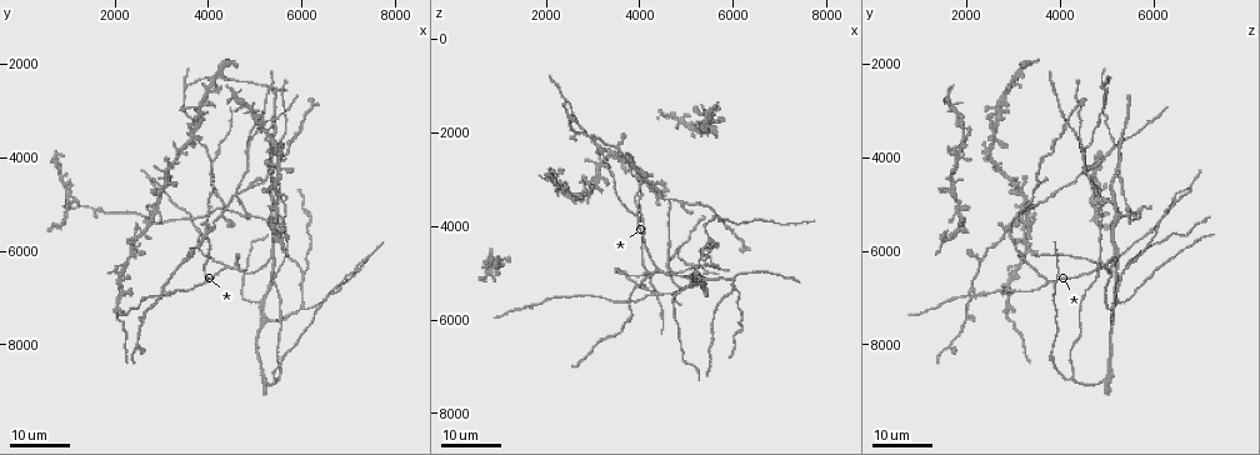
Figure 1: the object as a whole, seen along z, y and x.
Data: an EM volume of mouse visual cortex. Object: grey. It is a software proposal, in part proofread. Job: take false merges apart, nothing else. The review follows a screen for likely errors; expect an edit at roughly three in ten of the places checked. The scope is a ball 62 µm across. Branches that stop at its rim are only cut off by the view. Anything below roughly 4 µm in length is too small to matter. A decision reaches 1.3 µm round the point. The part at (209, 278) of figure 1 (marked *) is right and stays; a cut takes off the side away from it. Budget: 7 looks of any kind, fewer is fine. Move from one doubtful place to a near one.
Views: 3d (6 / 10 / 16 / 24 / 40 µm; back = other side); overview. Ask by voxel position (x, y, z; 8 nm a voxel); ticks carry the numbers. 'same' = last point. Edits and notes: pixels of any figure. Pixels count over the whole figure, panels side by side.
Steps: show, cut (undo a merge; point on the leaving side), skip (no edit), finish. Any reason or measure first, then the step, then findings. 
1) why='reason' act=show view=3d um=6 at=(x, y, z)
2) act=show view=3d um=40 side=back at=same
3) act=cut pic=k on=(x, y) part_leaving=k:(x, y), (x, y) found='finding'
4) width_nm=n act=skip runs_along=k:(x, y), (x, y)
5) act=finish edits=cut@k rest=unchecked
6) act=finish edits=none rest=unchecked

why='two arms in line, one across' act=show view=3d um=16 at=(5350, 6150, 5250)

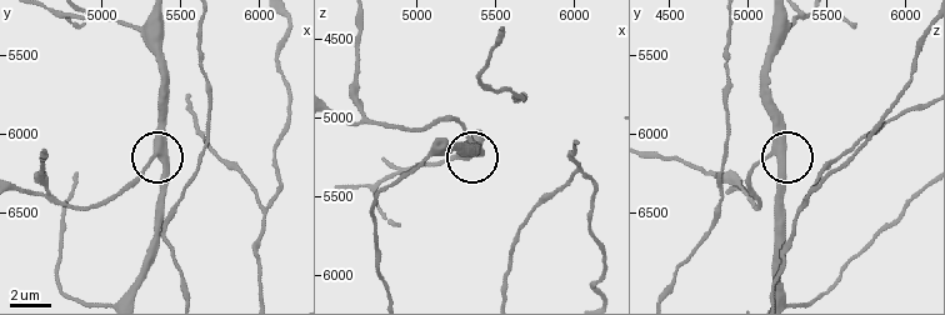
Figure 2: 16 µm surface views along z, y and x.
why='zoom in' act=show view=3d um=10 at=(5400, 6140, 5200)

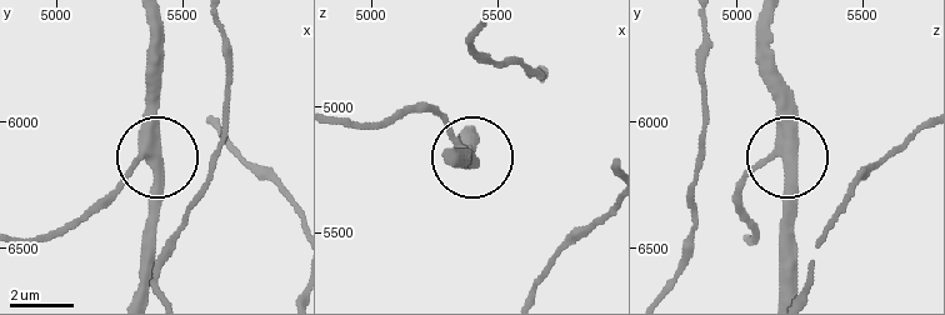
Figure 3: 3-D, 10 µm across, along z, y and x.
act=skip runs_along=3:(28, 241), (76, 225), (154, 153), (156, 75) found='all the same neuron'

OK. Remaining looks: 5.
why='branch point' act=show view=3d um=24 at=(4300, 5050, 5450)

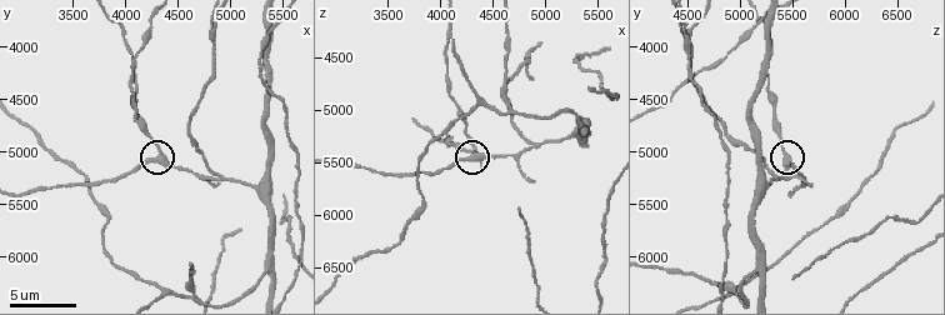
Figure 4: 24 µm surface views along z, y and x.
act=show view=3d um=6 at=(4320, 5040, 5420)

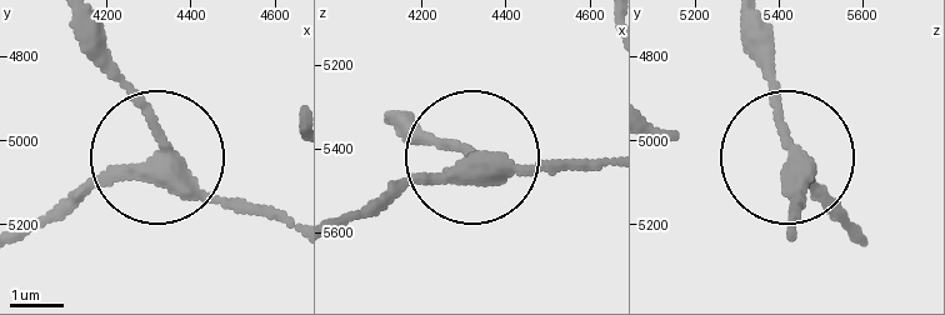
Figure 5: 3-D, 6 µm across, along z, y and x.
arms=3 act=skip runs_along=5:(288, 223), (180, 183), (139, 101), (76, 39) found='all the same neuron'

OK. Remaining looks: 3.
act=show view=3d um=16 at=(5100, 7100, 5250)

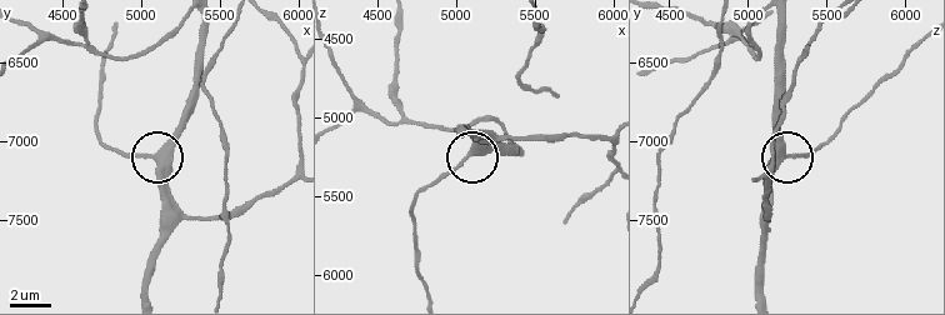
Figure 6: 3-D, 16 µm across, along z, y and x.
act=show view=3d um=10 at=(5080, 7080, 5220)

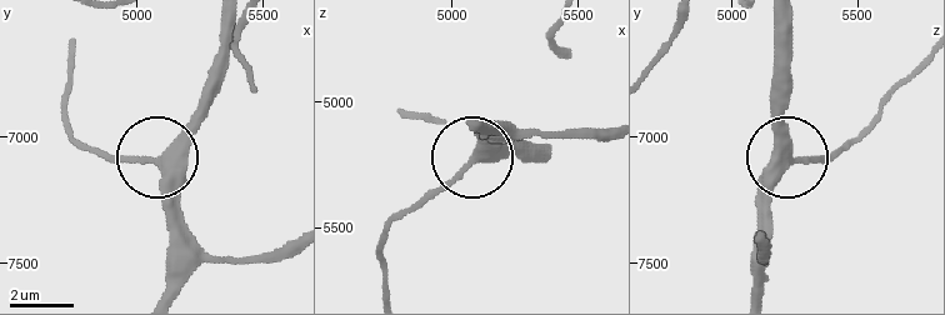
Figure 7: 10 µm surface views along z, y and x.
act=skip found='continuous, no second neuron'

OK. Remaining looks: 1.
why='branch point' act=show view=3d um=16 at=(4660, 6360, 4960)

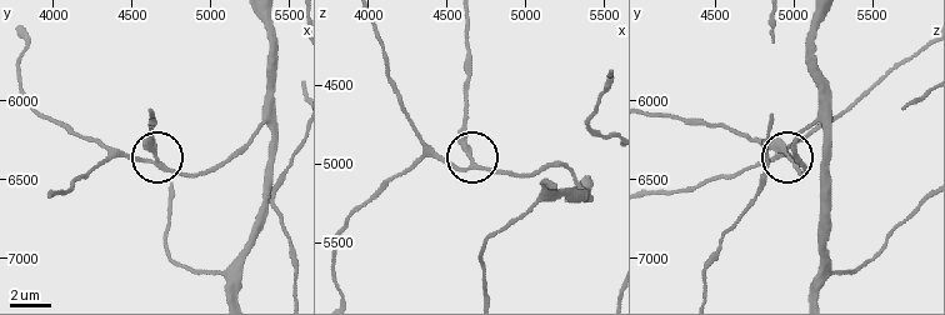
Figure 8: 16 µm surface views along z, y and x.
width_nm=210 act=skip runs_along=8:(371, 20), (405, 116), (463, 166), (470, 161), (468, 113) found='one neuron here'

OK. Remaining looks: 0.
act=finish edits=none rest=unchecked

